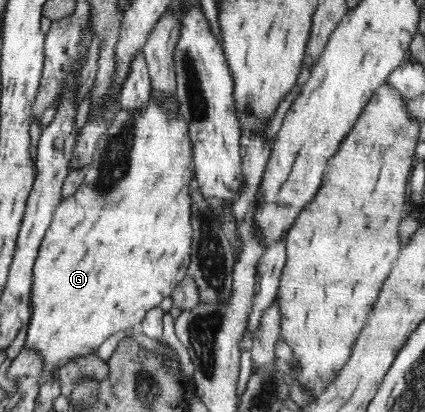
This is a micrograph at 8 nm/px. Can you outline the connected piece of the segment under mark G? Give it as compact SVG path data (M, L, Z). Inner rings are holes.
M149 95L147 106L139 112L132 112L120 107L111 119L105 134L102 134L98 149L94 153L90 165L83 170L85 178L76 192L60 202L54 210L54 215L42 239L36 261L32 269L32 289L30 289L30 302L33 307L27 338L24 348L34 348L43 358L43 371L39 378L39 385L43 385L48 376L60 371L60 366L70 363L72 359L78 359L82 355L94 353L103 344L104 340L111 335L122 336L124 329L141 323L147 311L159 306L160 302L172 295L174 288L187 276L186 271L190 265L190 245L192 243L192 224L190 221L190 209L192 209L192 198L190 198L190 187L195 183L195 166L192 159L192 143L188 136L188 124L180 112L170 114L166 106L160 106L154 98Z

